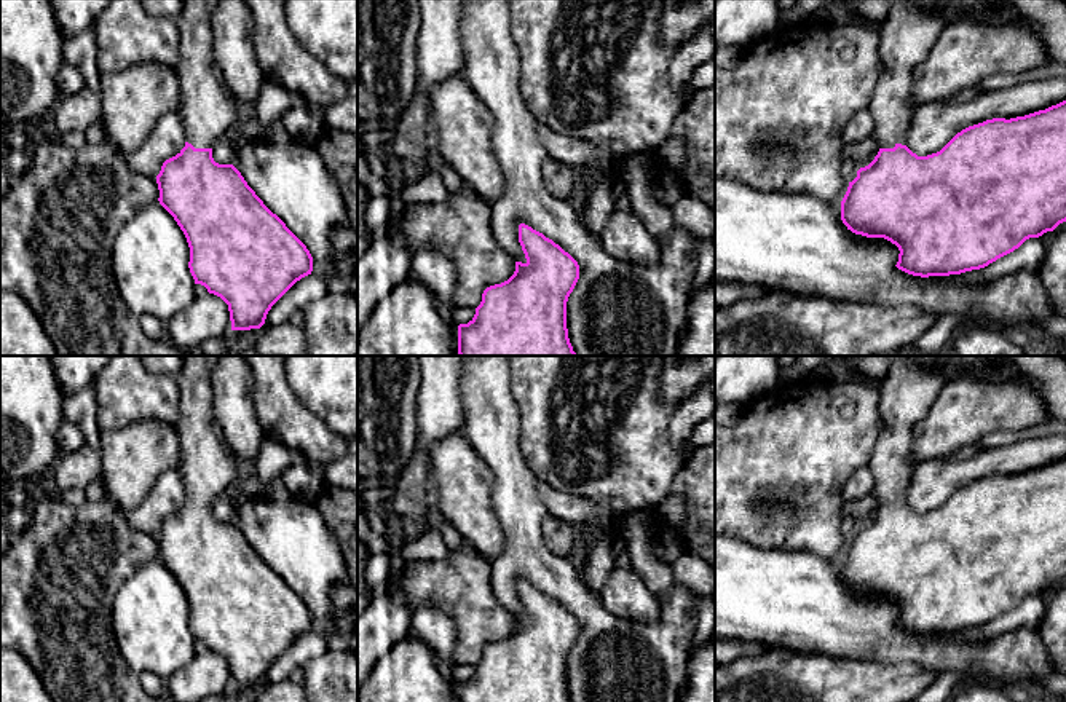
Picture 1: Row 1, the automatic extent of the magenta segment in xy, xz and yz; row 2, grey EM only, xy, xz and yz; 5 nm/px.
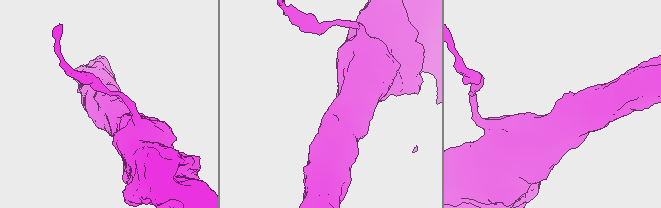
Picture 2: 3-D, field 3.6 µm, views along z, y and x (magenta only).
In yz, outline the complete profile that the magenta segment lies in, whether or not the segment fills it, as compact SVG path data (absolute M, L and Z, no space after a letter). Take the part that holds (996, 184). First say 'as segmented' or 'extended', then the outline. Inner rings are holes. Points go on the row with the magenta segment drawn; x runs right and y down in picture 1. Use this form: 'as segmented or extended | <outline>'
extended | M890 0L889 14L881 26L879 40L879 54L884 62L884 73L879 78L873 97L867 107L873 116L875 132L879 140L879 152L868 166L857 171L857 177L849 182L847 191L841 201L841 220L847 230L867 238L884 238L890 241L900 250L895 266L908 274L921 278L961 274L965 271L985 268L997 258L1018 249L1026 239L1039 238L1047 231L1053 231L1060 223L1066 222L1066 101L1025 116L1010 120L993 118L969 126L957 132L940 152L927 156L918 156L906 147L908 128L918 107L913 101L913 72L914 67L926 59L946 22L948 21L940 13L930 8L922 8L918 2Z

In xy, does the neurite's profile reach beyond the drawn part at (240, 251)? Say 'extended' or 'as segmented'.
extended

